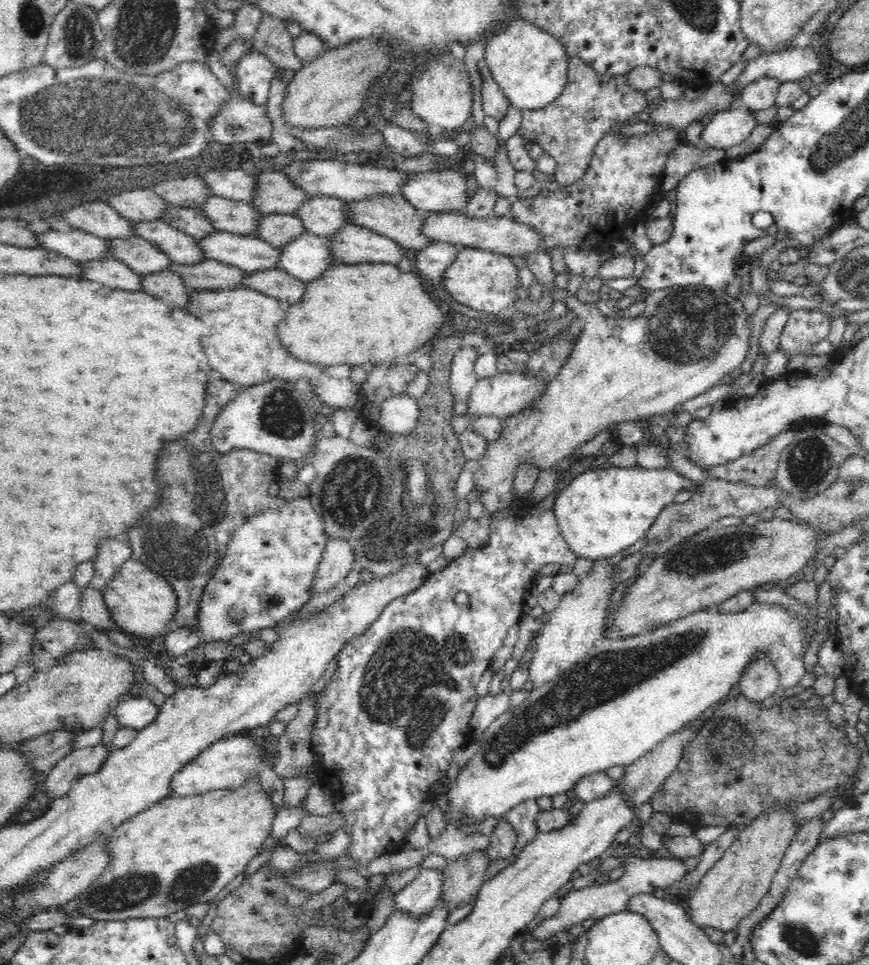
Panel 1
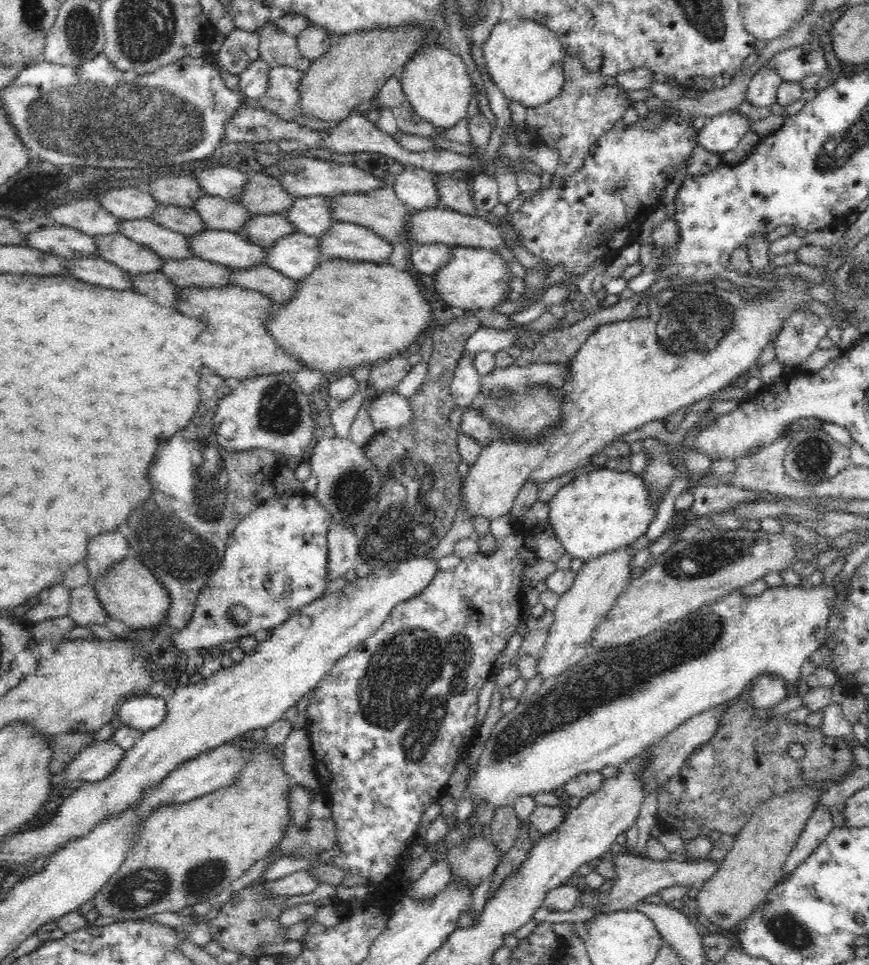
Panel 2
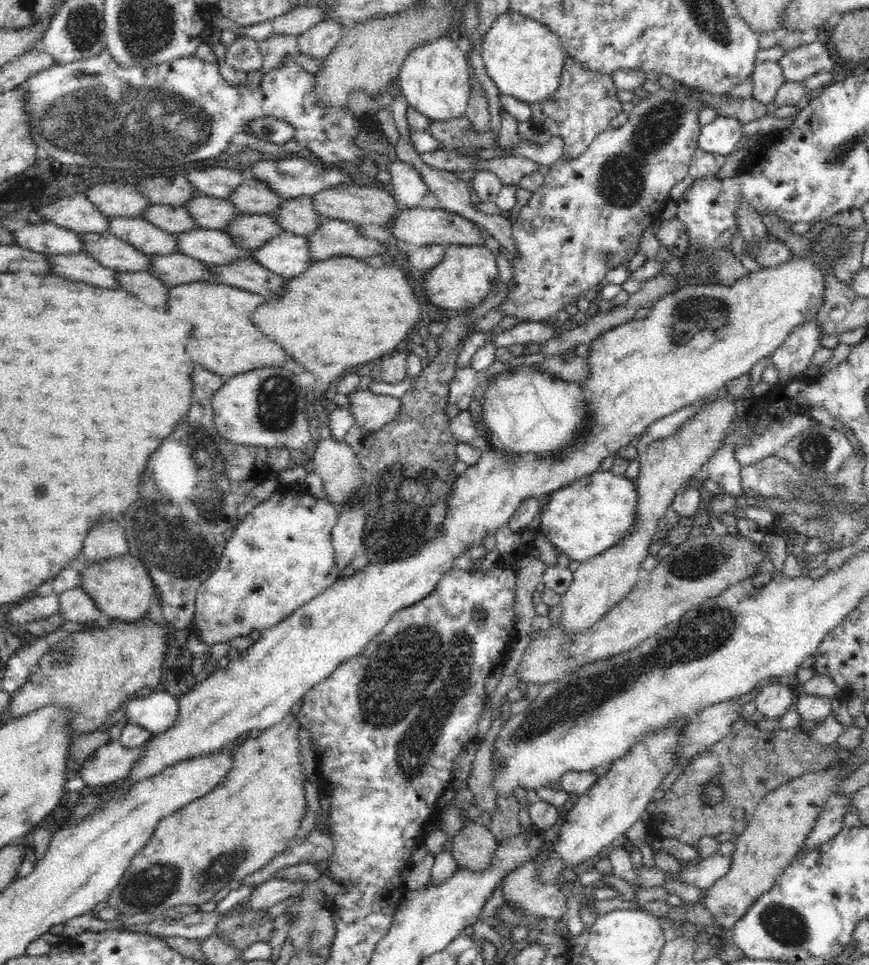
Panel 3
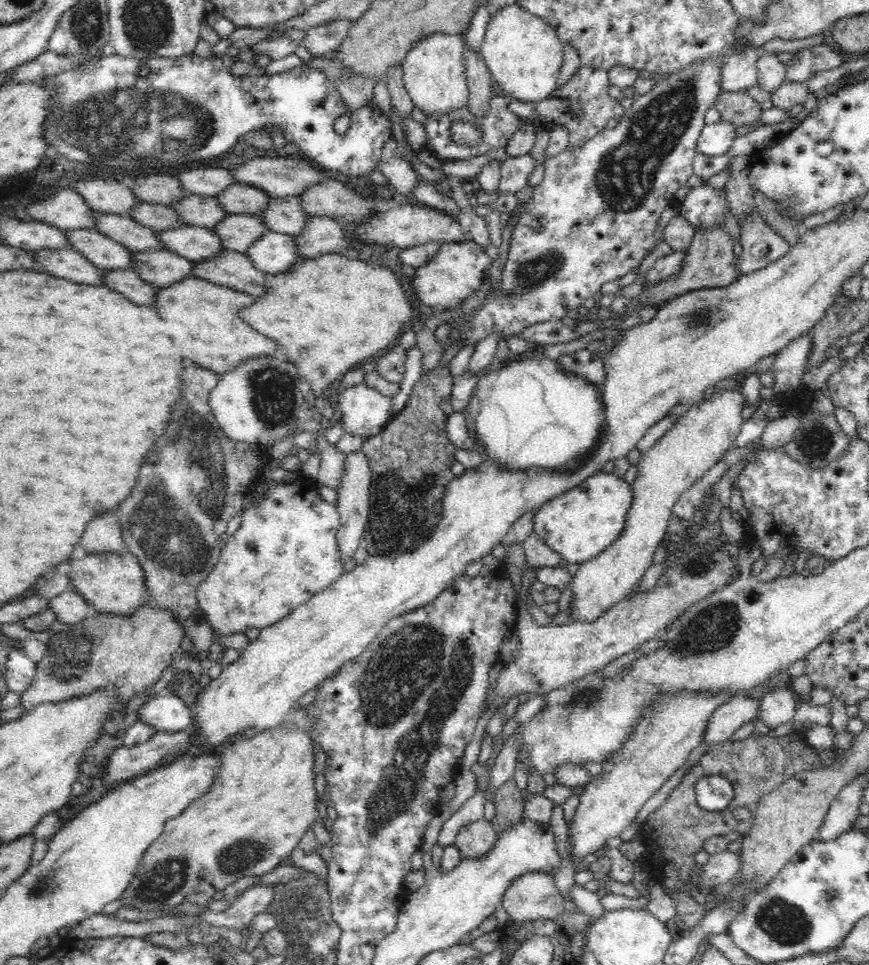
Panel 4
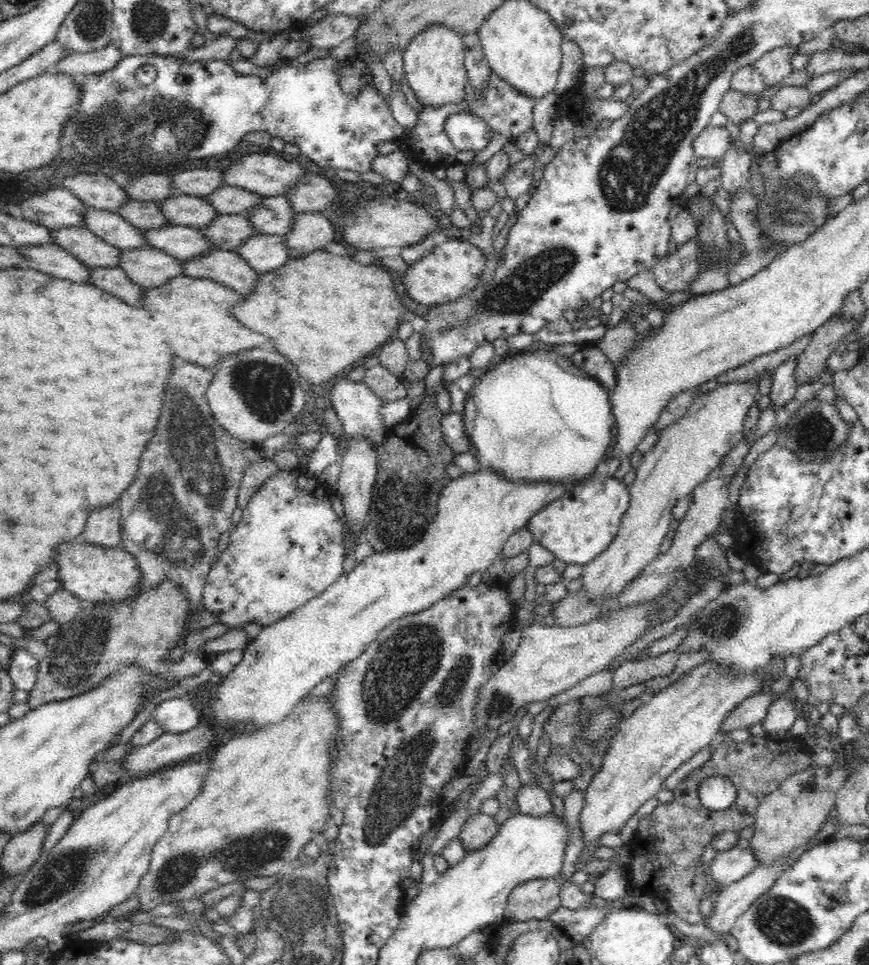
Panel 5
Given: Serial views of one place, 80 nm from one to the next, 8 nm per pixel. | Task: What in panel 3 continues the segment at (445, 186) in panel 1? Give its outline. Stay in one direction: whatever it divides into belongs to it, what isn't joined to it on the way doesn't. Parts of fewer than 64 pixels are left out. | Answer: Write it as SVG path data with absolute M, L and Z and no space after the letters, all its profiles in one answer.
M394 157L384 171L386 184L392 189L396 199L406 202L408 209L418 207L427 196L429 188L414 166Z

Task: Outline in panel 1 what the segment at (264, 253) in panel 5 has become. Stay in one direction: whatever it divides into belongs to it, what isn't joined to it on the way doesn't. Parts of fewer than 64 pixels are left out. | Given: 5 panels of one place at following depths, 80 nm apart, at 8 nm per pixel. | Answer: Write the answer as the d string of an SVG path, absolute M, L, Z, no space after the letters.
M302 234L280 248L278 268L304 283L319 279L334 262L330 255L330 239L313 234Z

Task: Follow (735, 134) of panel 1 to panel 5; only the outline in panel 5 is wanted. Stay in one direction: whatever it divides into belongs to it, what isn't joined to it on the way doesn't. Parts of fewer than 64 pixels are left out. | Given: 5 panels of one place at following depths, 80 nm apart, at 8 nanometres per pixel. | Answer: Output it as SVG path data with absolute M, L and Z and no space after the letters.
M709 125L693 143L696 157L712 158L713 162L720 162L731 146L730 132L726 126Z

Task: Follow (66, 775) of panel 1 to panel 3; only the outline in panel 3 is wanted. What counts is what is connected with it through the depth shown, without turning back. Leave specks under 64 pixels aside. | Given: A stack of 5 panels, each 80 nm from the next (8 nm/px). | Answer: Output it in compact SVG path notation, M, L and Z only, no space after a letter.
M119 741L108 742L82 763L80 778L86 785L104 788L106 784L127 777L133 764L142 758L142 754L144 746L126 748Z

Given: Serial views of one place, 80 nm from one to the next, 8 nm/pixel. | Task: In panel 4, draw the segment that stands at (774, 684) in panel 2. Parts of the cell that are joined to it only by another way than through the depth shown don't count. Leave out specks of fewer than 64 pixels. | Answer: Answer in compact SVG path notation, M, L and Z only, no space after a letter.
M780 684L768 694L764 694L760 701L759 718L771 729L785 722L792 721L797 709L794 696L796 694L786 685Z

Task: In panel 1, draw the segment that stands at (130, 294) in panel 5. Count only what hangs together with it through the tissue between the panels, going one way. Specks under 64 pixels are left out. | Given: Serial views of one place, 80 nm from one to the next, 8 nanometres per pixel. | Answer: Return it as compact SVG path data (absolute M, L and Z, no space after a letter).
M168 269L143 276L141 290L181 309L188 306L191 292L196 291L186 287L184 280Z

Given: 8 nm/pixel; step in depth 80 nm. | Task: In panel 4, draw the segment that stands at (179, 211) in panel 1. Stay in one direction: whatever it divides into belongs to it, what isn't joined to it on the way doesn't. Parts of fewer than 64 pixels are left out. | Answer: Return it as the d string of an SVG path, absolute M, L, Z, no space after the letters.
M142 203L128 213L134 221L157 232L180 228L183 224L170 205Z

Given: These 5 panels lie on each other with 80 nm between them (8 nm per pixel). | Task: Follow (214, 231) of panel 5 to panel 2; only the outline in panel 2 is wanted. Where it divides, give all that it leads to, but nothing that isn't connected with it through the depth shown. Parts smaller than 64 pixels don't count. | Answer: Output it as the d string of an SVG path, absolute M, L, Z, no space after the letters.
M264 214L251 216L246 226L240 230L240 235L268 249L280 238L296 233L292 223L286 219L286 214Z

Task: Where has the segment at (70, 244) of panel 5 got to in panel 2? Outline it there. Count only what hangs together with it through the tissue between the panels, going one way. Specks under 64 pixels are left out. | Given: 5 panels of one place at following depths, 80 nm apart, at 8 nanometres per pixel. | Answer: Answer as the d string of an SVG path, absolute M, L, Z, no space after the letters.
M120 232L100 235L96 239L96 254L124 269L130 276L160 271L161 256Z

